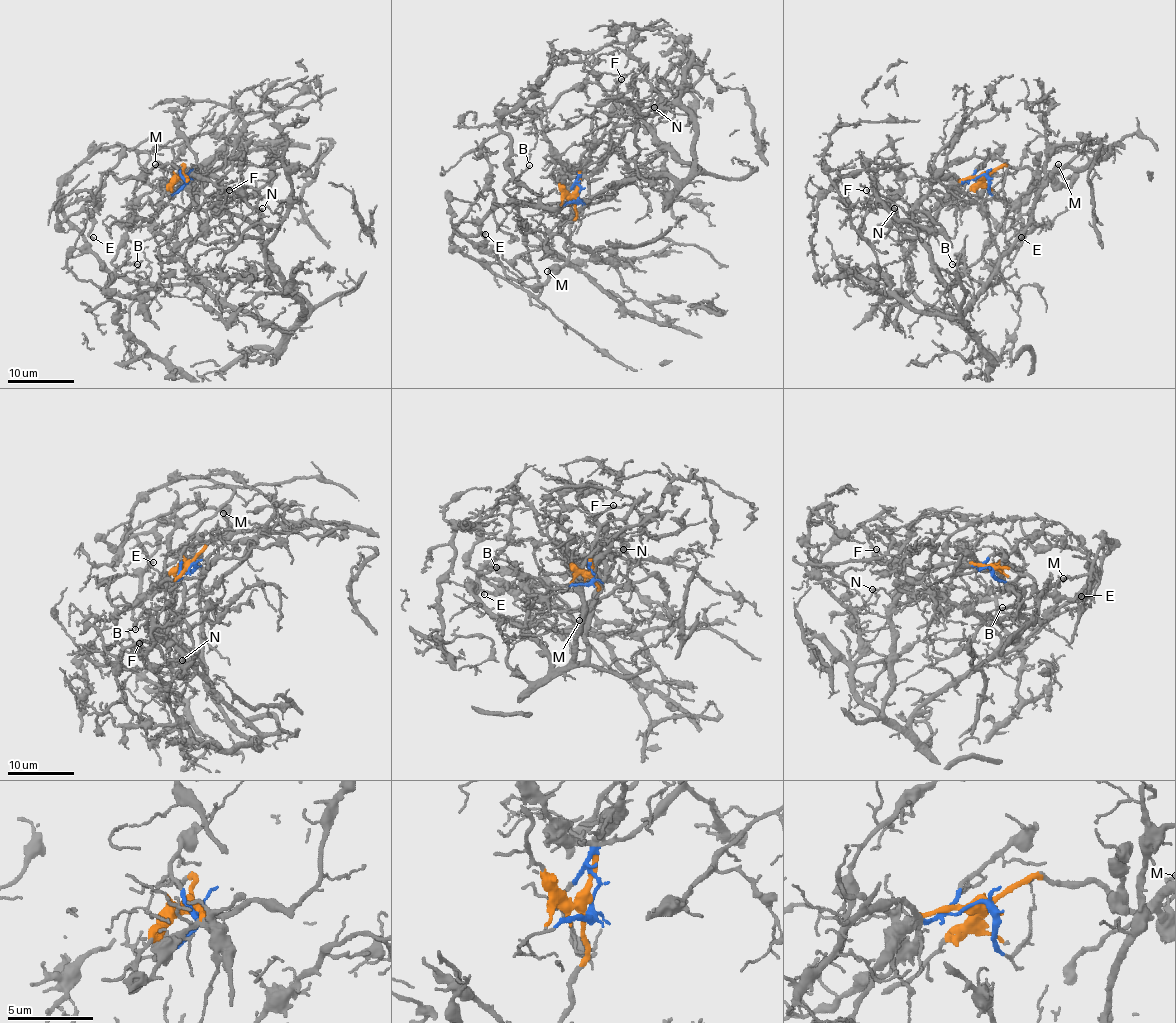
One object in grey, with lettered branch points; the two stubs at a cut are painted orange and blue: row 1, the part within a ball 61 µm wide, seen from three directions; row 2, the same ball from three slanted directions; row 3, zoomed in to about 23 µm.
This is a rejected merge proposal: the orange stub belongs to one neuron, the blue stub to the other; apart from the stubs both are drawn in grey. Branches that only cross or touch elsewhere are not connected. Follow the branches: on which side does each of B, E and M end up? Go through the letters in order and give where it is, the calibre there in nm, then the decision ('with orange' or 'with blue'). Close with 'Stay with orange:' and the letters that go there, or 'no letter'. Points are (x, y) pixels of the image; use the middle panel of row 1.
B: place (529, 165); calibre 170 nm; with orange
E: place (485, 234); calibre 180 nm; with orange
M: place (547, 271); calibre 200 nm; with orange
Stay with orange: B, E, M

